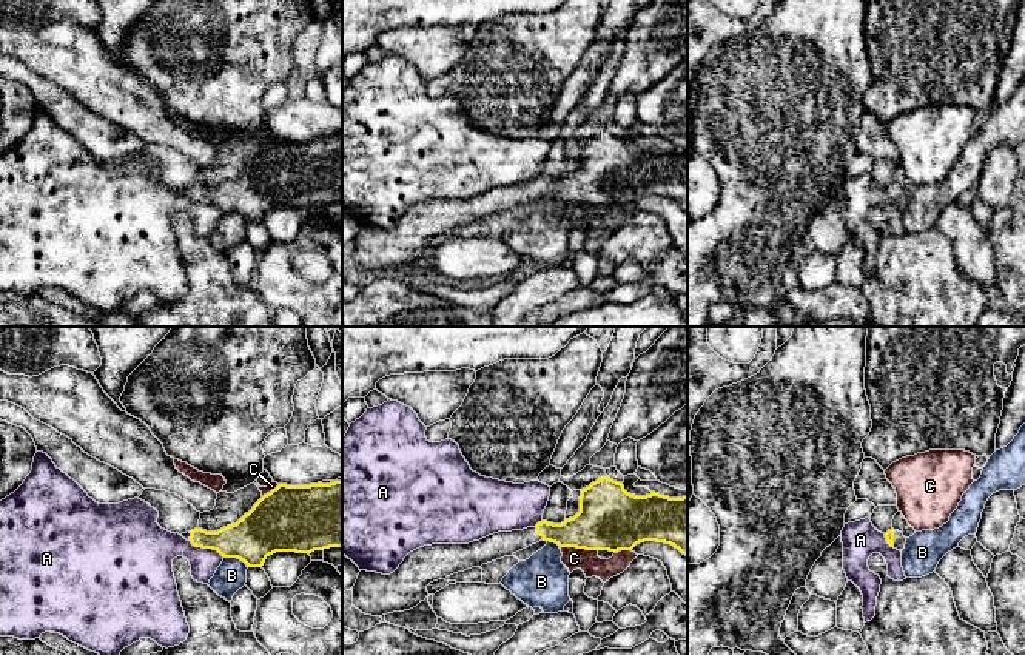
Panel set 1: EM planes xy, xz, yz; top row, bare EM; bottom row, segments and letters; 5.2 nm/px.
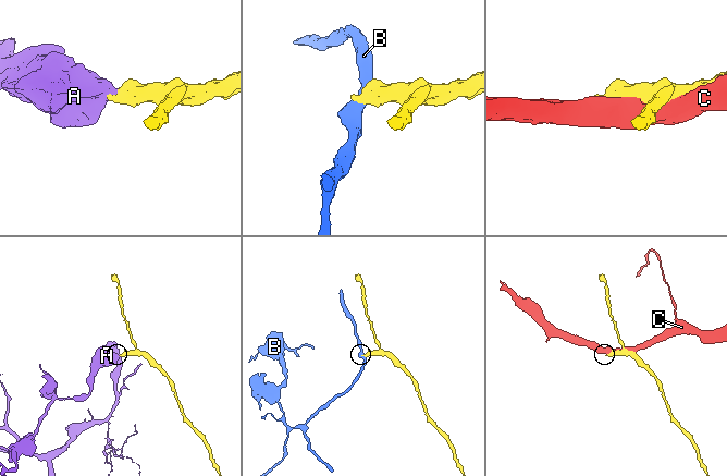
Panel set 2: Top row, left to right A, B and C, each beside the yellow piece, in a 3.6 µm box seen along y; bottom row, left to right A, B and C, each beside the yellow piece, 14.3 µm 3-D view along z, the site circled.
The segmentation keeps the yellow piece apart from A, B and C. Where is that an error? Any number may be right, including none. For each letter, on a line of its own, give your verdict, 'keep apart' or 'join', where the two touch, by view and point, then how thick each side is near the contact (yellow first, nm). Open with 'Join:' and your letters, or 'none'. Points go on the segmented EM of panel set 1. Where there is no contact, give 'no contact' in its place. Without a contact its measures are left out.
Join: none
A: keep apart; contact xy (207, 547); calibres 240 and 190 nm
B: keep apart; contact xy (236, 557); calibres 280 and 160 nm
C: keep apart; contact xz (578, 547); calibres 320 and 120 nm

